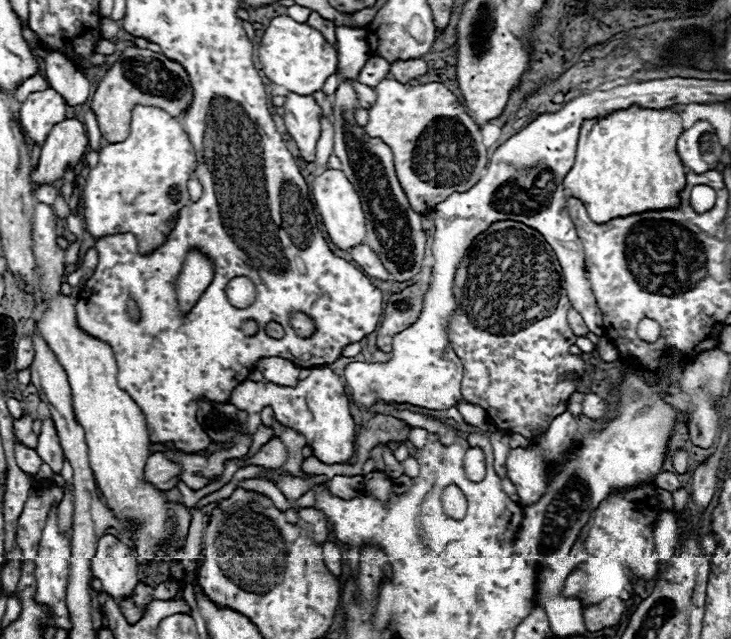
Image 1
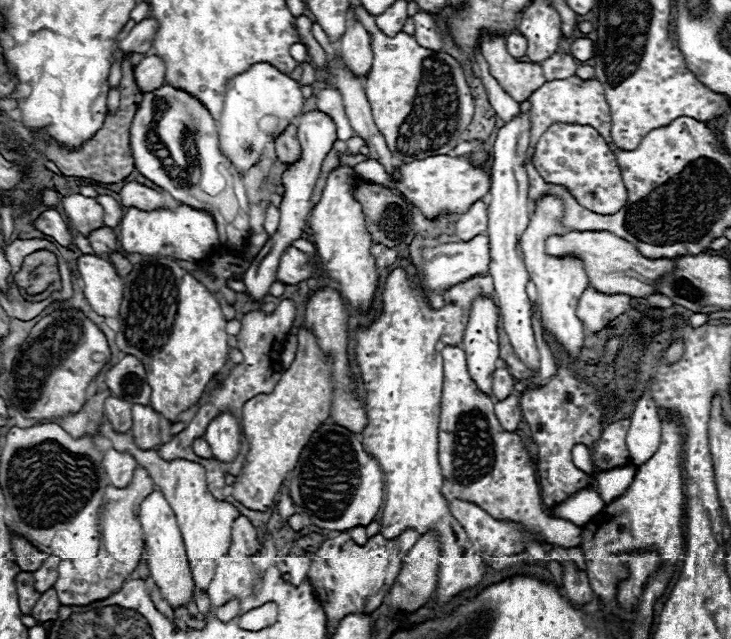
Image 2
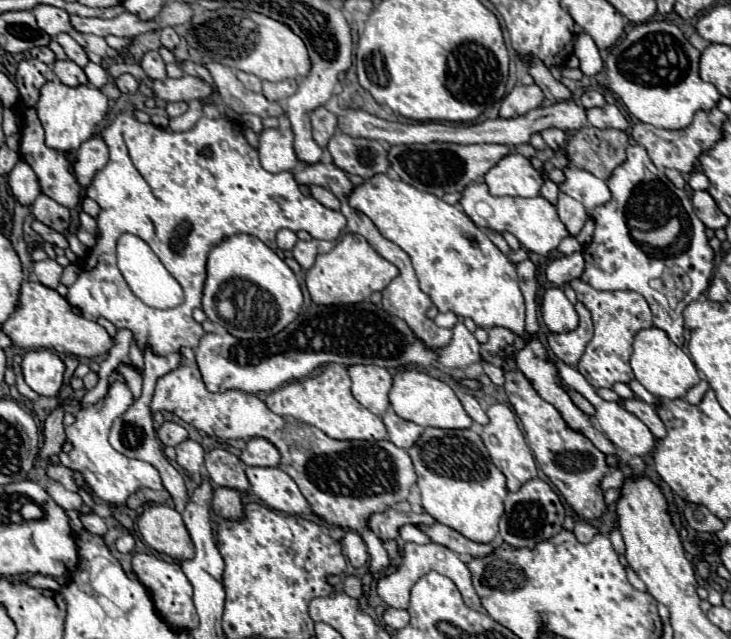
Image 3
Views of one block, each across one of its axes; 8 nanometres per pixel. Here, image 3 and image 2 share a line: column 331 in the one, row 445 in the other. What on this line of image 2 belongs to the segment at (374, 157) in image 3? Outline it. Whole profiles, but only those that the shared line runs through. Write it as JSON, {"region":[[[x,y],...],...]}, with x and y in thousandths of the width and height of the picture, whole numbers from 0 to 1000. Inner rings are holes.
{"region":[[[181,635],[181,682],[192,701],[211,701],[219,695],[219,648],[208,635]]]}

